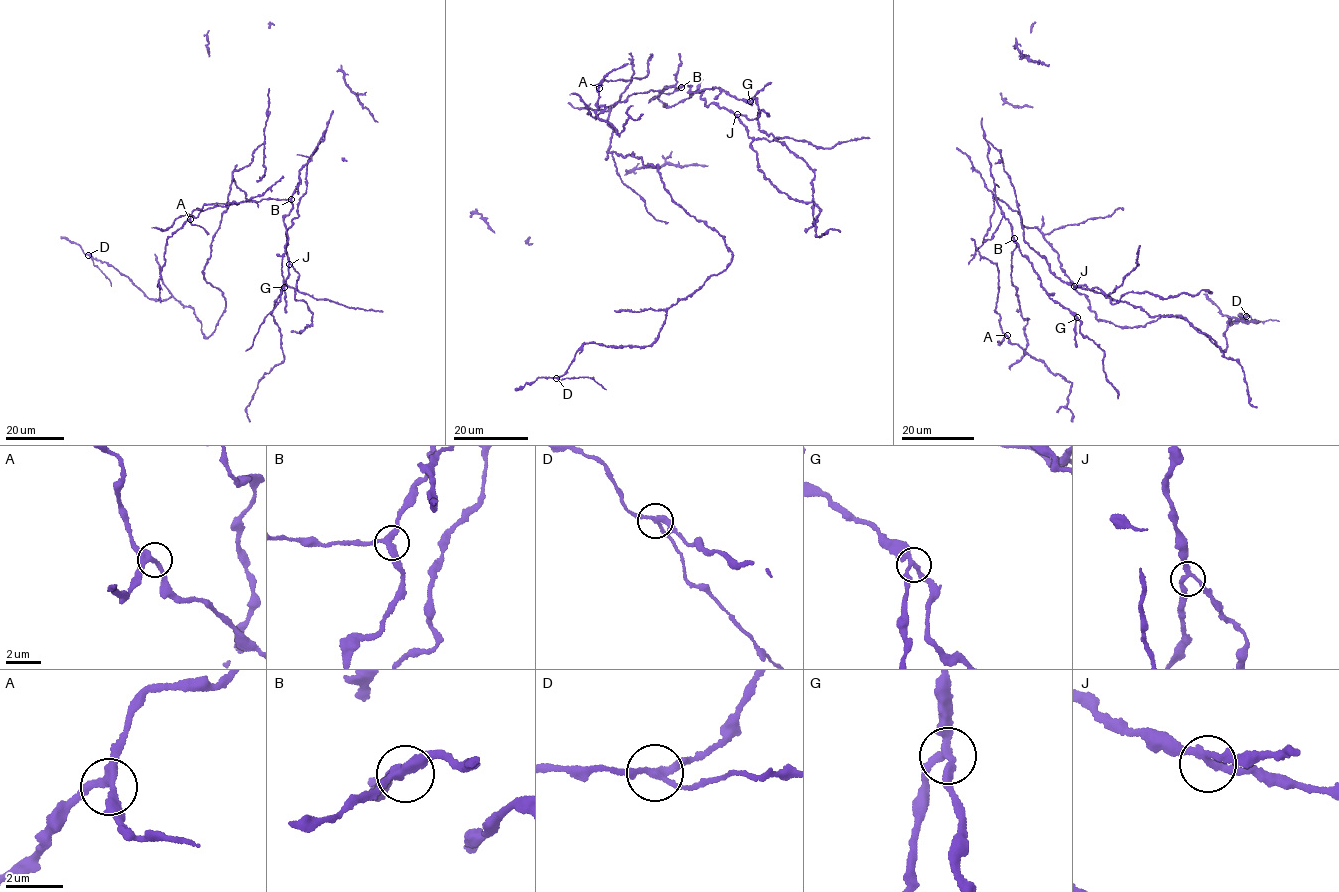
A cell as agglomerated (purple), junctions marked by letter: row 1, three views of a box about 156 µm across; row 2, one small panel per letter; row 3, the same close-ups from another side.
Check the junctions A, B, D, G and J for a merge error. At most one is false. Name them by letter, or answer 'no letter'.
D

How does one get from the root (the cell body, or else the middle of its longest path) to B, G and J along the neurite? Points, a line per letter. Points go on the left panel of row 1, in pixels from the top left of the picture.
B: (203, 206), (193, 211), (178, 230), (167, 230), (181, 216), (197, 217), (214, 207), (263, 199), (291, 199)
G: (203, 206), (178, 230), (167, 230), (181, 216), (214, 207), (290, 200), (284, 287)
J: (203, 206), (167, 230), (214, 207), (289, 199), (326, 129), (286, 233), (289, 264)

